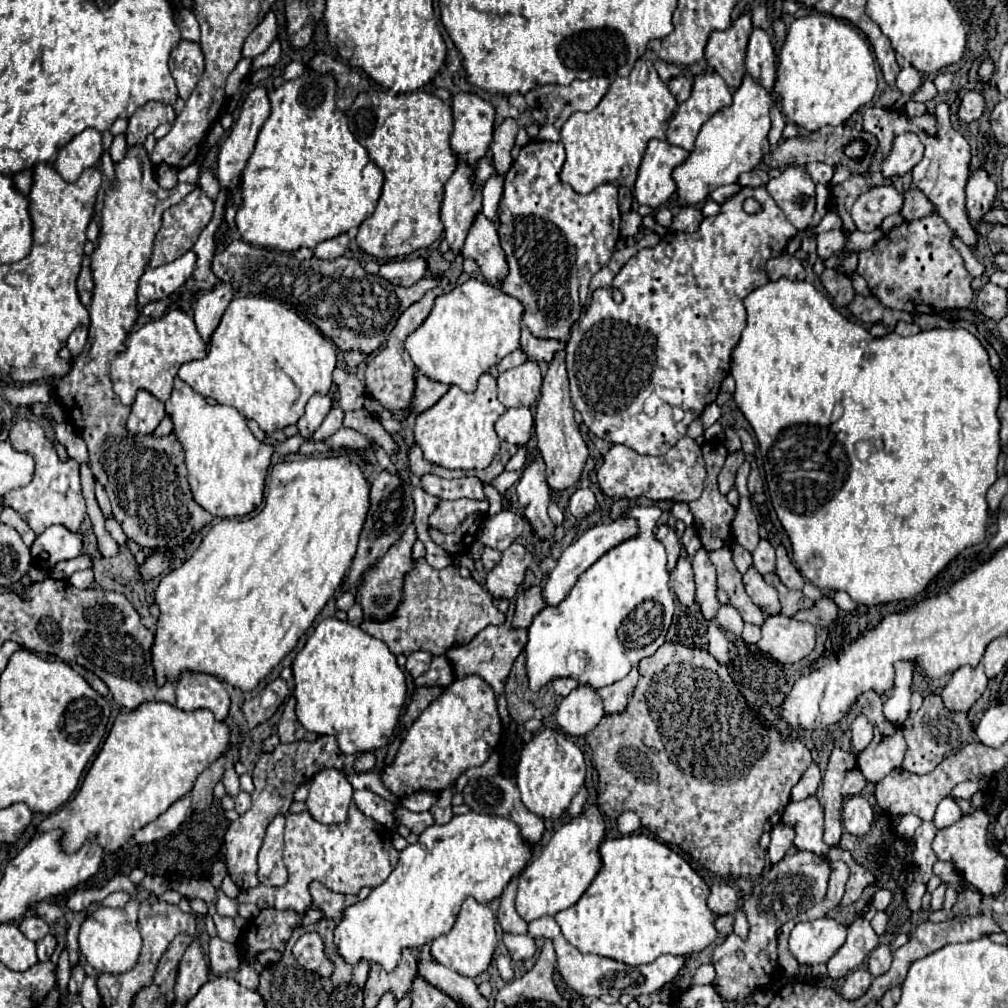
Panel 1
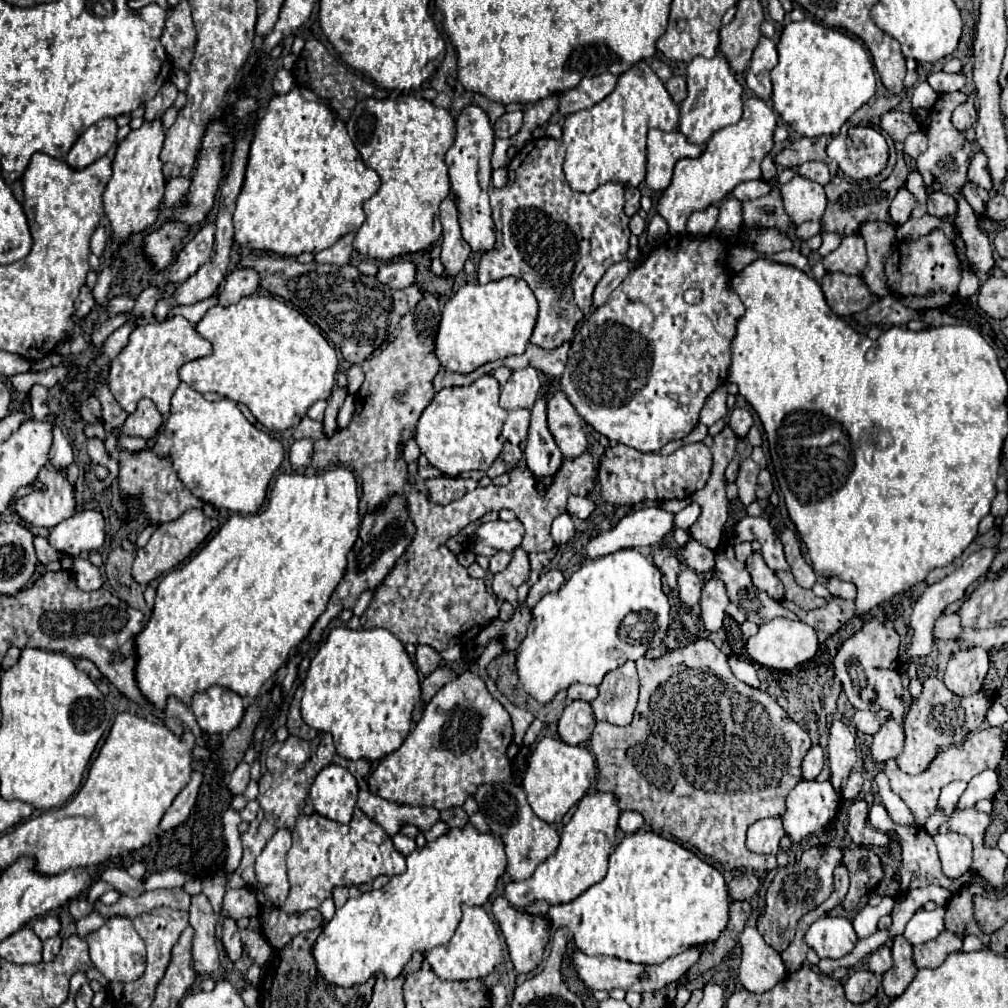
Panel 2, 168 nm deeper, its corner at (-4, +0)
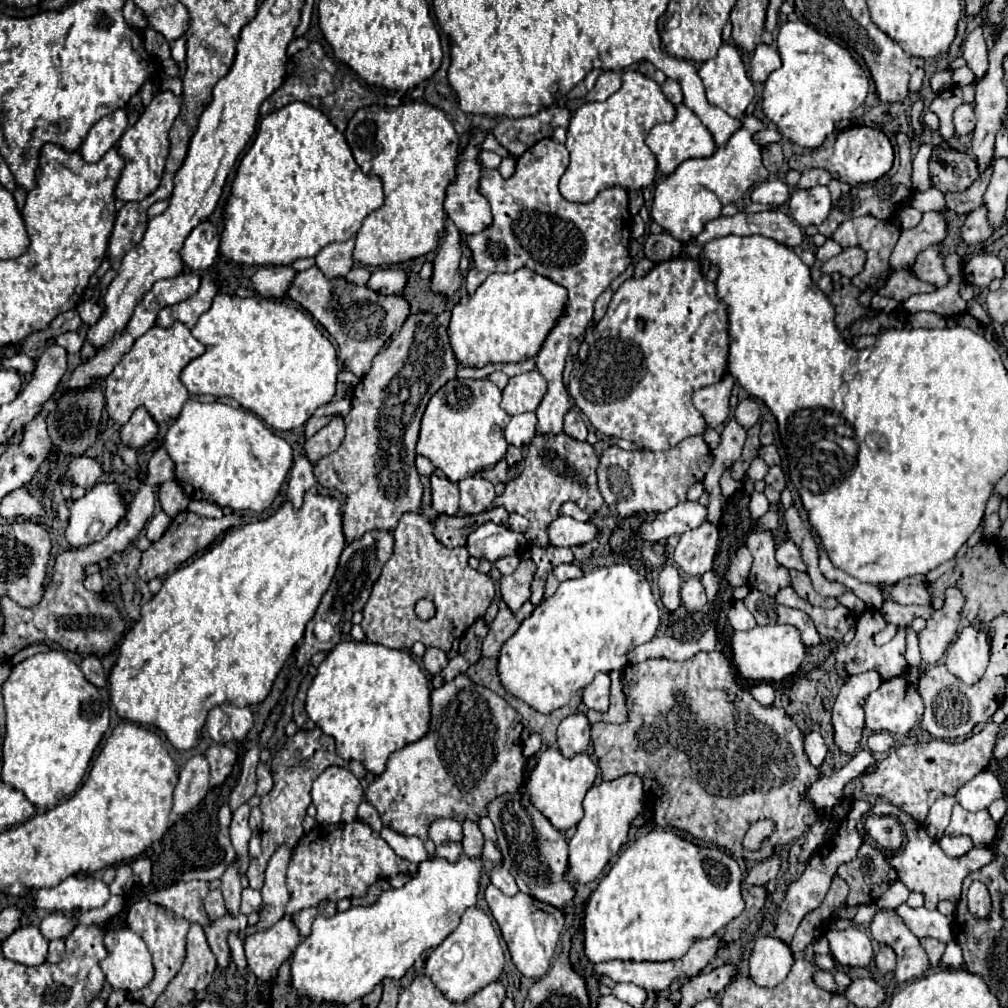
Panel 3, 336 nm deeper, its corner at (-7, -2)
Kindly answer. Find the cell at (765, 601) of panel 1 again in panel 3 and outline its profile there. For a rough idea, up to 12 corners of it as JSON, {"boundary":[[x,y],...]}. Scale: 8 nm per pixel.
{"boundary":[[756,521],[746,547],[754,563],[748,583],[774,597],[790,583],[776,561],[770,529]]}

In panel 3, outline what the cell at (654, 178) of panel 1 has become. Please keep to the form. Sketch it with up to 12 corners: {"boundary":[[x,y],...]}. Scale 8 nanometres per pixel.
{"boundary":[[684,103],[646,137],[664,175],[716,143]]}

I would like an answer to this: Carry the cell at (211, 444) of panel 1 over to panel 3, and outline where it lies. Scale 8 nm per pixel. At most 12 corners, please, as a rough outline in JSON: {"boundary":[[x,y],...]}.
{"boundary":[[190,397],[164,447],[190,499],[262,513],[292,447]]}

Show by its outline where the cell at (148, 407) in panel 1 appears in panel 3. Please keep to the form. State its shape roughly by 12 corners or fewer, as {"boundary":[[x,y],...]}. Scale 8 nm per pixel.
{"boundary":[[140,407],[120,429],[120,439],[132,449],[150,443],[158,425]]}

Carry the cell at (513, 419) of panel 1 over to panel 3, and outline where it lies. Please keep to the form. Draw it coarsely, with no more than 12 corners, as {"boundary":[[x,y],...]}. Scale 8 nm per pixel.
{"boundary":[[534,413],[514,415],[504,437],[524,449],[536,435]]}

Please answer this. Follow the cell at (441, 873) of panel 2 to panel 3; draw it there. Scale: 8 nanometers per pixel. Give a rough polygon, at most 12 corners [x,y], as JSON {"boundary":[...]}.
{"boundary":[[426,859],[370,907],[318,915],[290,985],[352,1003],[476,905],[480,861]]}

